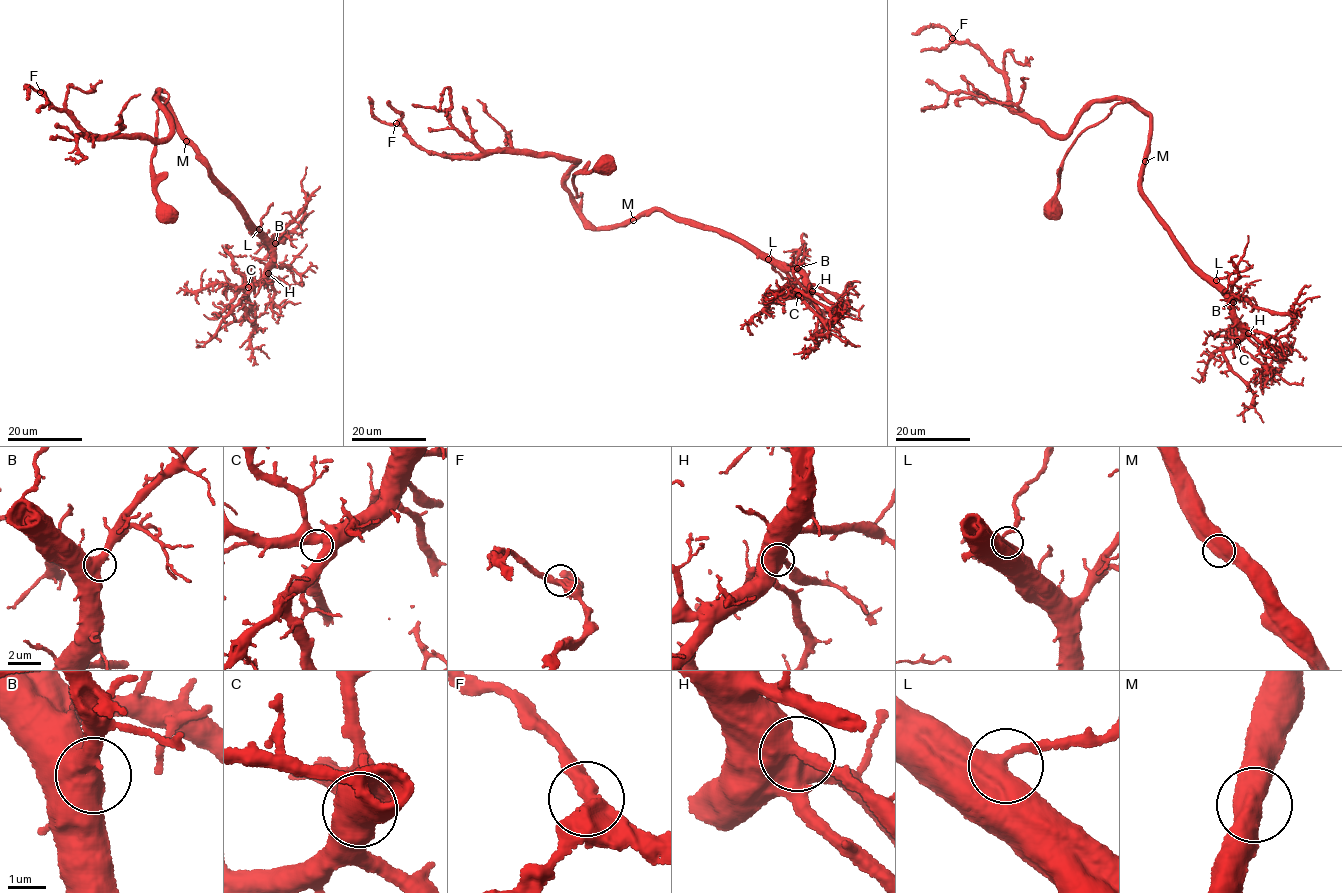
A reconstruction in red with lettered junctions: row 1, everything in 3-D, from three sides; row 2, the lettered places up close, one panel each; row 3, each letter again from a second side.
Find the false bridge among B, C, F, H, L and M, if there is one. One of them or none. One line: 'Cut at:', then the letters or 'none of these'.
Cut at: none of these

